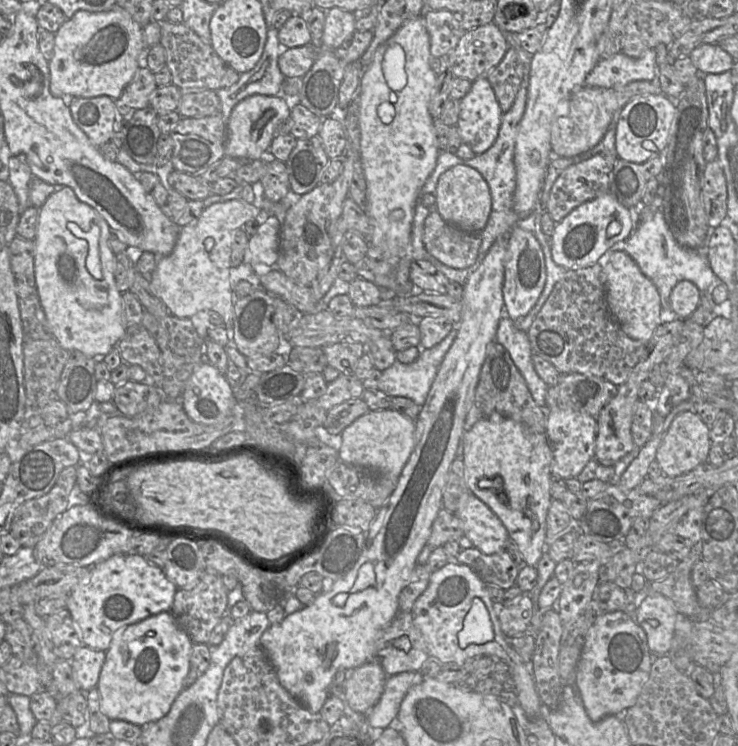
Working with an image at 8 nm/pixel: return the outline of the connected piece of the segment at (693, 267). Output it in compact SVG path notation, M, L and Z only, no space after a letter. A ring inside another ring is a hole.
M657 210L648 221L641 221L631 236L617 244L614 251L622 250L630 255L640 266L648 279L655 285L660 295L662 310L672 310L670 295L676 284L683 280L694 283L701 294L710 292L721 281L716 277L708 261L709 240L714 229L710 228L704 246L688 249L674 238L662 210Z

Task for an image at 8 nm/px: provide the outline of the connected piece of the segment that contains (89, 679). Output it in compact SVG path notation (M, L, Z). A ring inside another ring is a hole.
M85 645L77 649L71 664L80 690L88 693L97 687L105 657L105 651L91 649Z

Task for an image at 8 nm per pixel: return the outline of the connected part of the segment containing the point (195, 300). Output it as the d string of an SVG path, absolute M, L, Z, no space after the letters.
M243 200L217 202L205 208L197 220L180 228L173 250L157 264L151 280L152 292L162 300L171 314L178 318L191 319L201 311L215 311L222 316L226 328L233 327L235 304L230 281L232 244L236 232L248 221L256 219L259 212L254 204Z

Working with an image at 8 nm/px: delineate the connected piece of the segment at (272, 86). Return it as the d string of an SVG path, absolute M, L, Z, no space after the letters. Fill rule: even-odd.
M268 28L263 54L257 64L247 72L240 74L238 81L228 88L216 91L220 100L220 114L228 122L234 107L252 95L279 95L284 76L278 65L282 48L277 30Z

